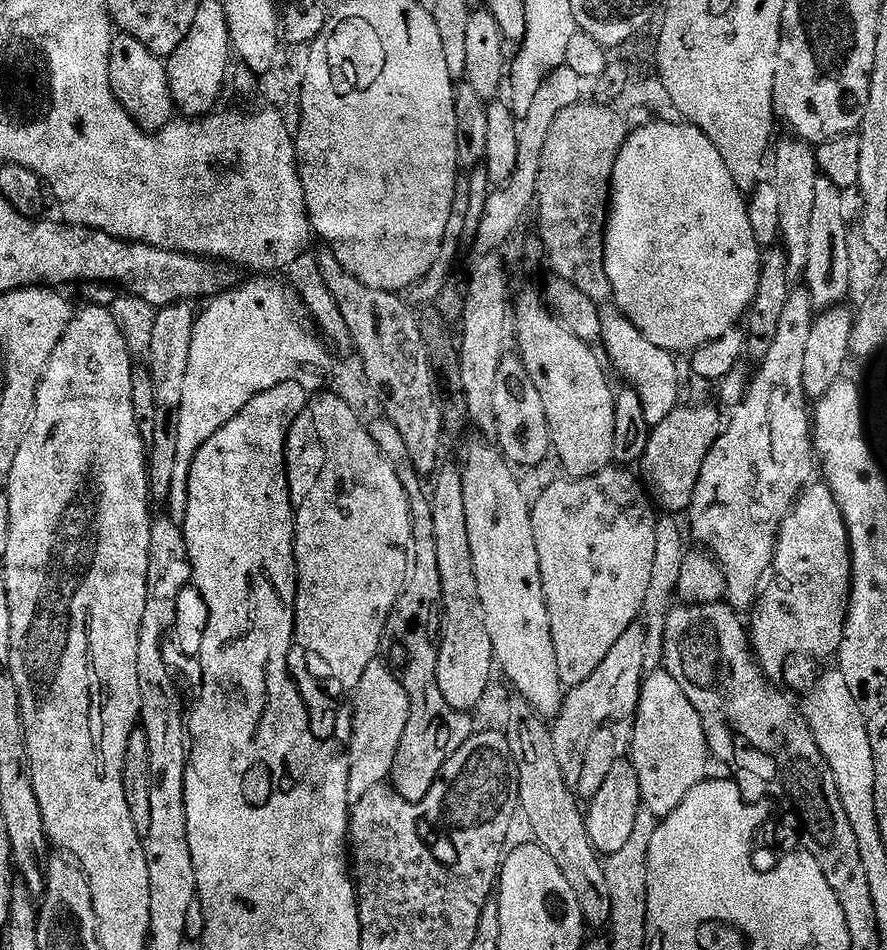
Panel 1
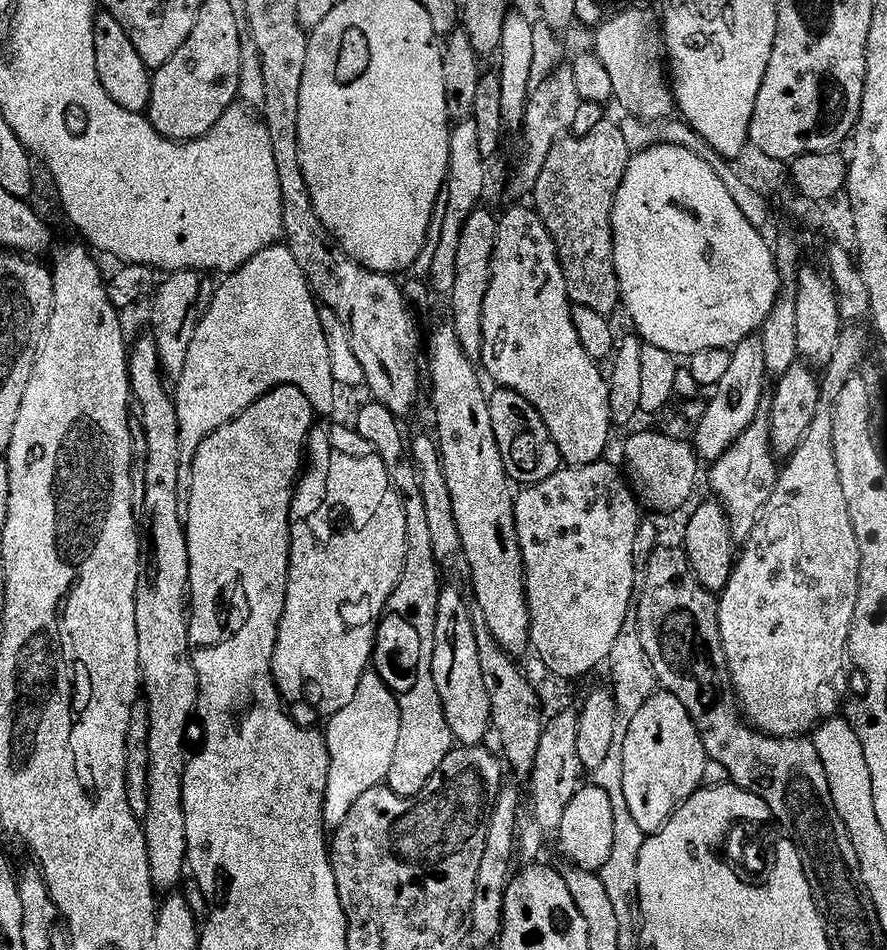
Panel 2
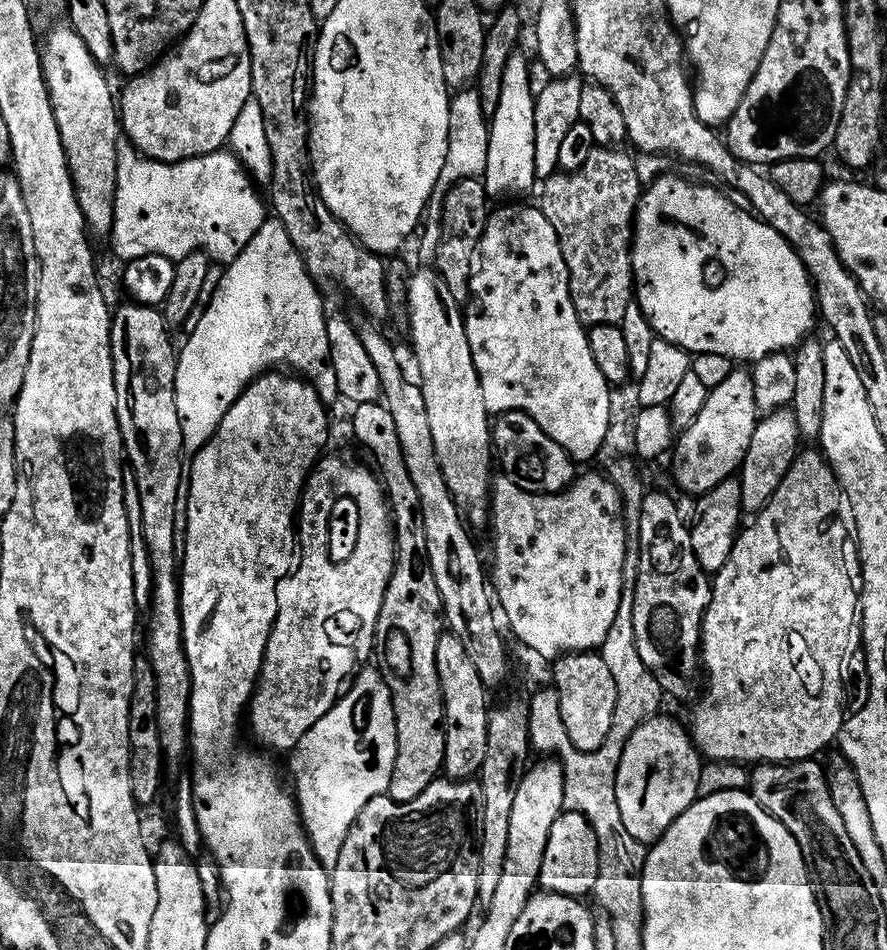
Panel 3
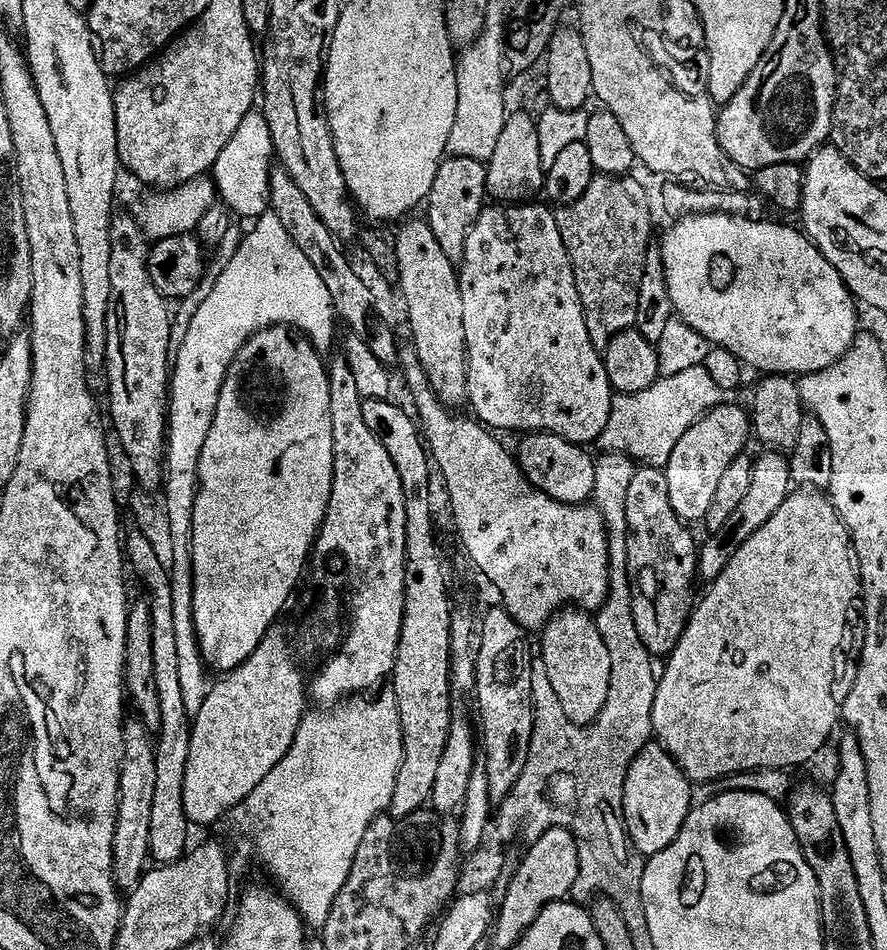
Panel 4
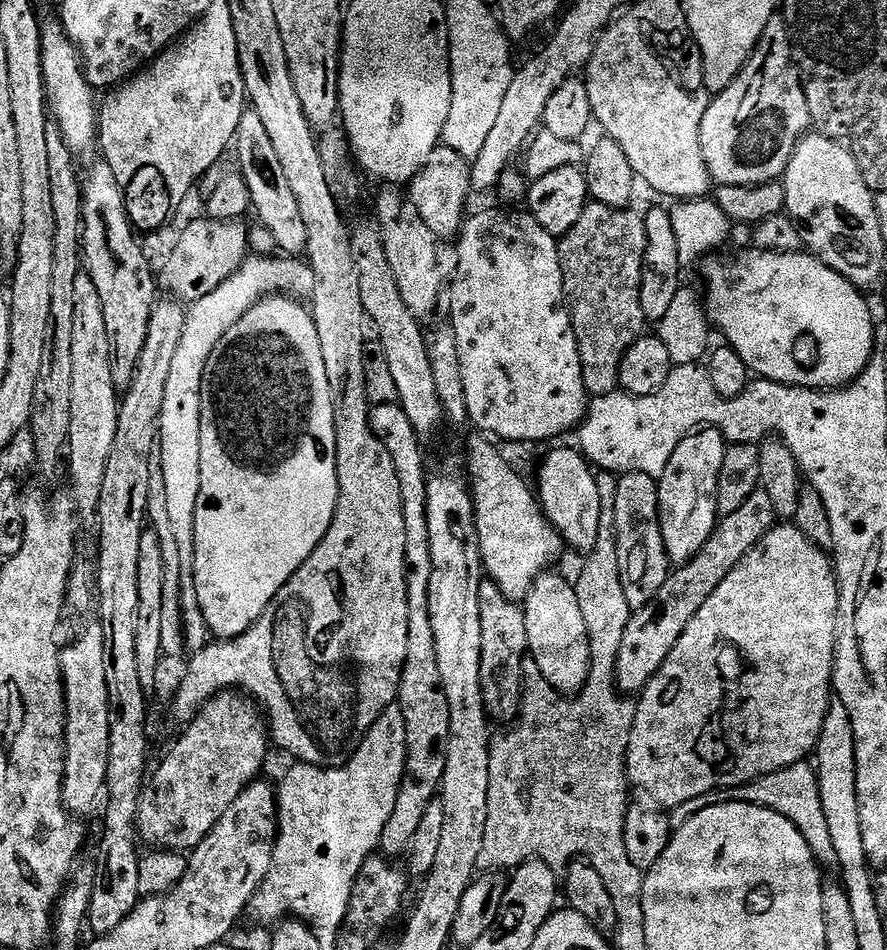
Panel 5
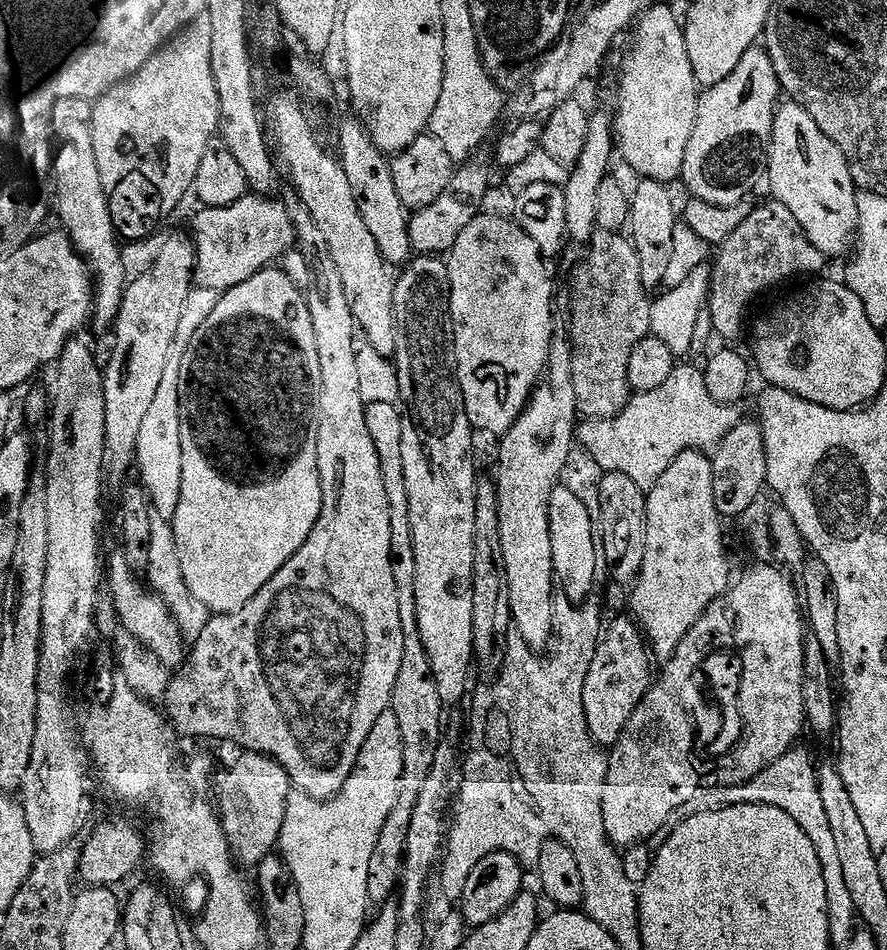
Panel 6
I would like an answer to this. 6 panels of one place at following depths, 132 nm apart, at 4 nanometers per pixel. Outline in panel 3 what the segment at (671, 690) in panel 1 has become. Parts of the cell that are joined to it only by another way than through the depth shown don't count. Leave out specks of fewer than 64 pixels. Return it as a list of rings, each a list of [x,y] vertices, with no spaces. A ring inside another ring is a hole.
[[[657,714],[647,719],[631,734],[625,749],[620,755],[616,793],[618,794],[618,810],[622,814],[622,822],[626,830],[638,843],[651,846],[662,839],[666,830],[682,815],[687,808],[696,803],[700,792],[700,760],[702,753],[696,747],[689,729],[684,728],[676,720],[664,714]]]

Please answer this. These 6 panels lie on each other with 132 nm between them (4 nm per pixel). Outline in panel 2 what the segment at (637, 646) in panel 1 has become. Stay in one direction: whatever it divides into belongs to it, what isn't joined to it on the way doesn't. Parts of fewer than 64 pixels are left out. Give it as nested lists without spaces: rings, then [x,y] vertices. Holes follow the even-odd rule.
[[[569,710],[566,713],[559,714],[558,717],[554,717],[549,719],[547,723],[544,725],[544,733],[542,734],[542,738],[538,742],[538,754],[536,755],[536,765],[532,768],[532,774],[530,777],[530,783],[532,783],[532,825],[529,826],[528,829],[521,831],[518,836],[518,852],[522,857],[525,856],[525,861],[532,862],[537,859],[536,856],[540,851],[544,848],[544,839],[547,838],[548,835],[555,833],[557,829],[560,827],[560,823],[562,822],[562,814],[566,814],[566,806],[570,806],[570,798],[574,798],[574,794],[578,791],[579,788],[582,787],[582,780],[580,780],[580,775],[582,775],[582,769],[580,767],[580,759],[578,758],[578,722],[580,721],[579,715],[575,711]]]

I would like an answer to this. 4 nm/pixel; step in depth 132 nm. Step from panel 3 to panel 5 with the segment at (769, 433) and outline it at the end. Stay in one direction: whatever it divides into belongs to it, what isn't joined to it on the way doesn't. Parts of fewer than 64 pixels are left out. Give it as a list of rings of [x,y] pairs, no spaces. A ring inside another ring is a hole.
[[[758,490],[734,510],[734,514],[720,516],[716,528],[710,534],[706,546],[690,558],[690,562],[679,565],[669,575],[667,582],[658,590],[658,594],[646,606],[635,609],[629,618],[629,625],[622,639],[616,664],[616,685],[621,693],[639,694],[658,674],[662,662],[670,658],[670,650],[674,650],[674,642],[682,638],[682,630],[690,626],[690,618],[702,610],[706,598],[722,586],[722,578],[758,546],[765,534],[777,523],[778,517],[774,503],[764,491]]]

